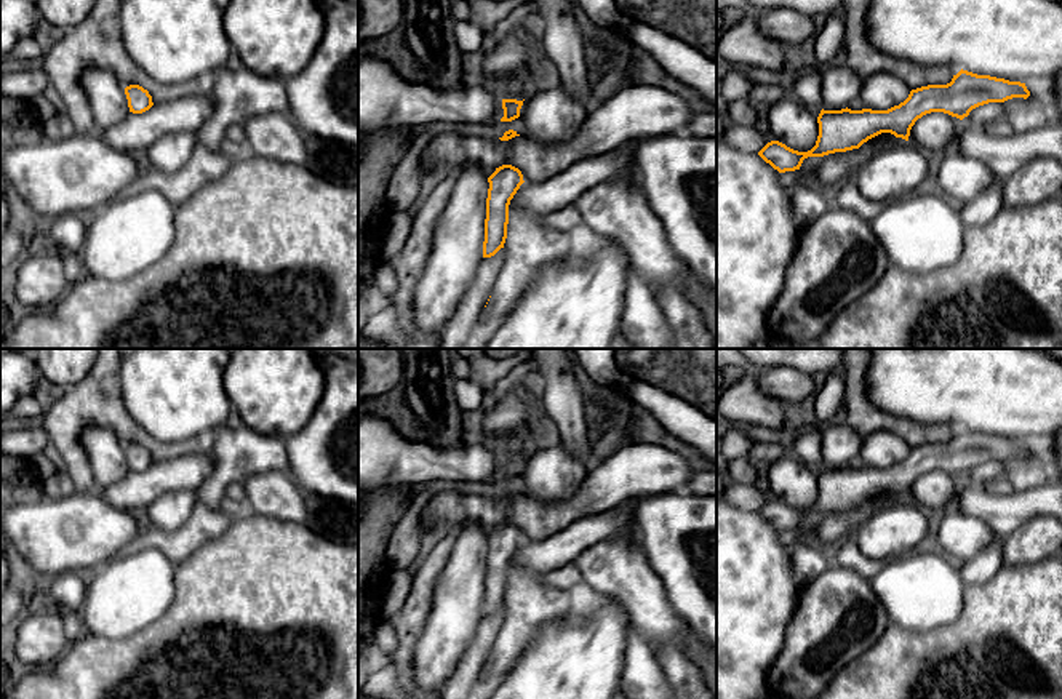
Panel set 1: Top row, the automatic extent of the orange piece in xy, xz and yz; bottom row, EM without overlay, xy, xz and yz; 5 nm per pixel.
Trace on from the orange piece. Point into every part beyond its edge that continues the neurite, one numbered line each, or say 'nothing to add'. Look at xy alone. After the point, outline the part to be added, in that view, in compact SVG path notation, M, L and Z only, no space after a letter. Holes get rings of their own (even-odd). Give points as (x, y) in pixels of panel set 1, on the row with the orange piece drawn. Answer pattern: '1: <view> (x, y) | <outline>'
nothing to add

